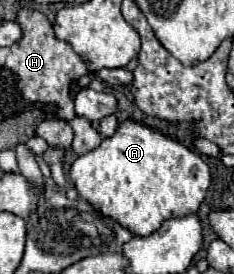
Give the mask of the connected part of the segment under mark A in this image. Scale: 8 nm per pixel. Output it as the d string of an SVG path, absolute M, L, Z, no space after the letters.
M126 120L114 136L82 156L70 166L70 180L78 194L102 216L108 216L130 230L134 236L150 236L168 218L194 214L210 186L210 168L178 140Z

